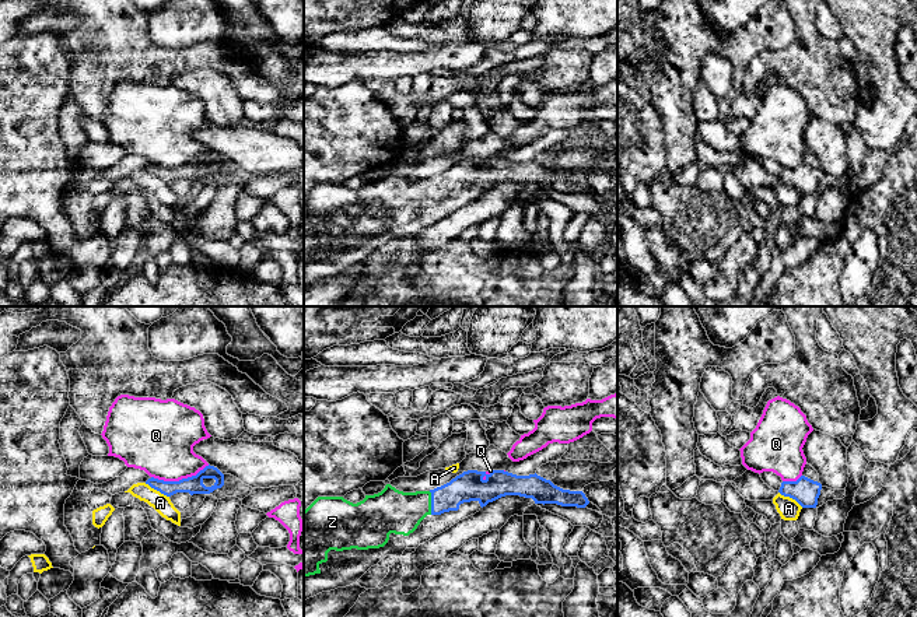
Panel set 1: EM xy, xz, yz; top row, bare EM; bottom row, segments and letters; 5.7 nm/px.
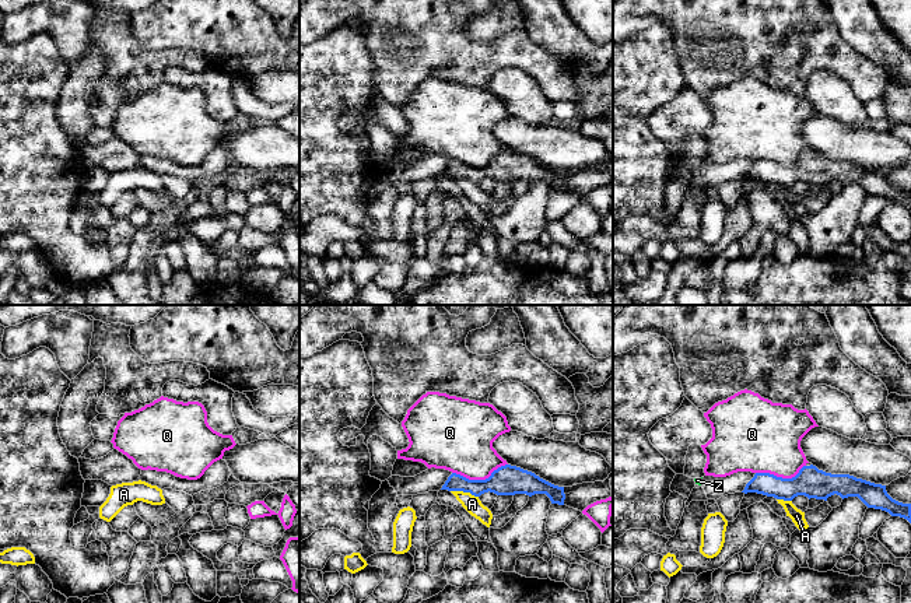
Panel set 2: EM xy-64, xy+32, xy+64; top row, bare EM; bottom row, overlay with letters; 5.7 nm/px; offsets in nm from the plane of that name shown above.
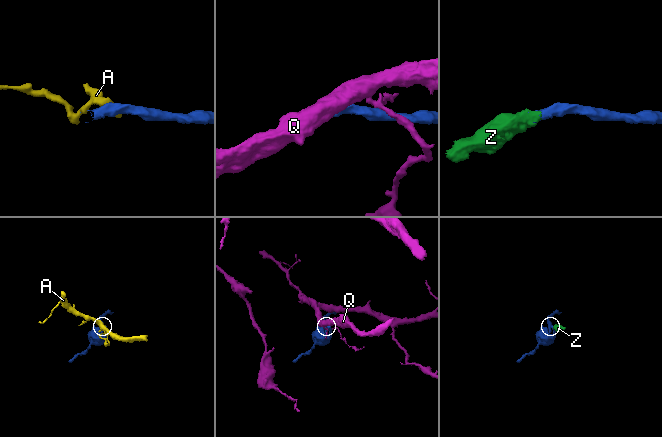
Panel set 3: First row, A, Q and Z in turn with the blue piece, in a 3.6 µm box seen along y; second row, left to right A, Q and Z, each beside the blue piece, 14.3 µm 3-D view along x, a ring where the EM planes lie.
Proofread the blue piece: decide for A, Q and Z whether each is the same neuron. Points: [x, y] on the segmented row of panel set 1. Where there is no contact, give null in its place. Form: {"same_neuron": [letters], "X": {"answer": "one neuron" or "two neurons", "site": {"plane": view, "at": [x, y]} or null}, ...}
{"same_neuron": ["Z"], "A": {"answer": "two neurons", "site": {"plane": "xy", "at": [157, 490]}}, "Q": {"answer": "two neurons", "site": {"plane": "xy", "at": [179, 480]}}, "Z": {"answer": "one neuron", "site": {"plane": "xz", "at": [431, 502]}}}

